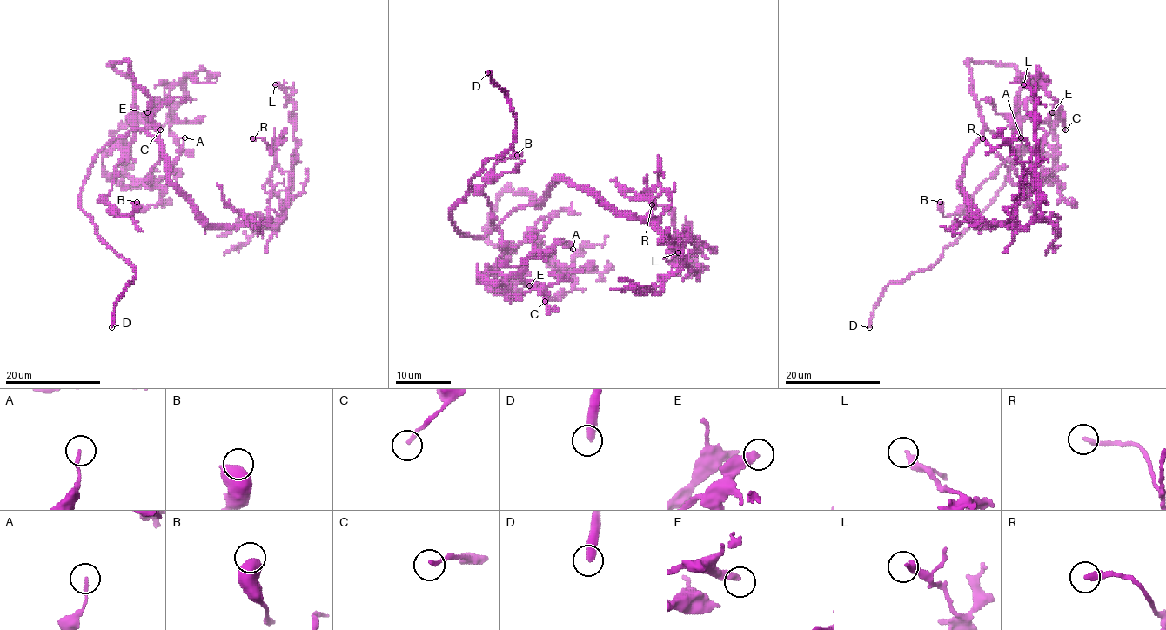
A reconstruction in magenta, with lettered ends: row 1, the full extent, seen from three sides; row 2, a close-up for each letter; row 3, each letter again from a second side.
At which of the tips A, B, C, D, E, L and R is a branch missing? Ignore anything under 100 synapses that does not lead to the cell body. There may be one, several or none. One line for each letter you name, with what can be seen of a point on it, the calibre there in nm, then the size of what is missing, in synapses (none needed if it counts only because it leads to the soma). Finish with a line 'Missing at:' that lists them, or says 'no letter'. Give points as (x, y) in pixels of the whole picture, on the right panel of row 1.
D: at (869, 327); 400 nm thick
Missing at: D

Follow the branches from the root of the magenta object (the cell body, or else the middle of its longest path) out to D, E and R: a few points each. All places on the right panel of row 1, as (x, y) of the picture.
D: (981, 120), (981, 137), (988, 129), (1010, 145), (1001, 189), (934, 264), (887, 285), (869, 327)
E: (981, 120), (969, 62), (1016, 68), (1022, 81), (1017, 129), (1025, 148), (1058, 147), (1048, 123), (1052, 112)
R: (981, 120), (961, 180), (968, 214), (981, 225), (1025, 227), (1035, 210), (1029, 145), (982, 138)

